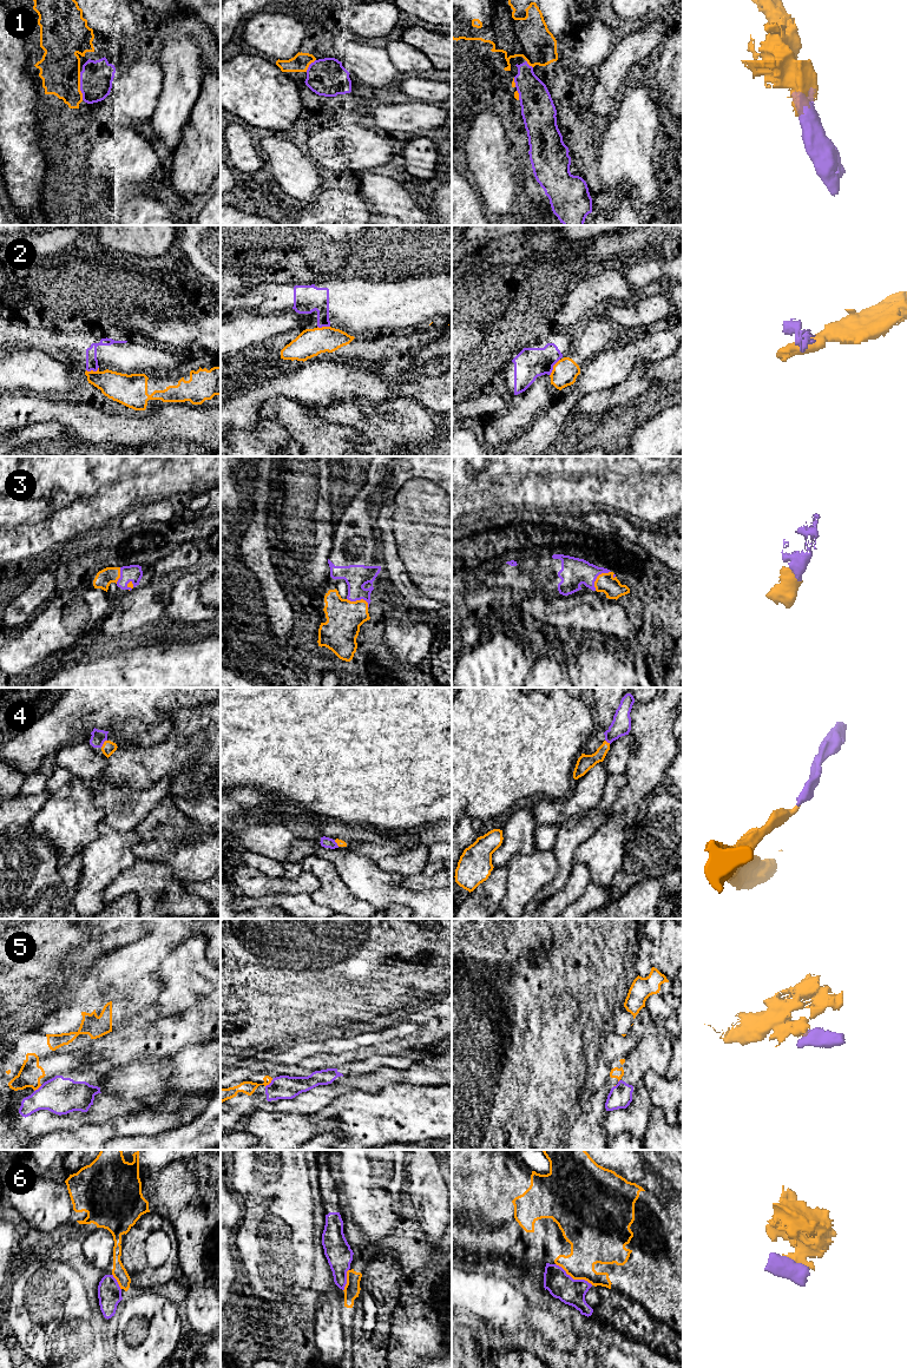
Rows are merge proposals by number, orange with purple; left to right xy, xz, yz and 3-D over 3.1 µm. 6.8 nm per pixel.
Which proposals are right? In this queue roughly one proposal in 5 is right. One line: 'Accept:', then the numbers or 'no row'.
Accept: 1, 3, 4

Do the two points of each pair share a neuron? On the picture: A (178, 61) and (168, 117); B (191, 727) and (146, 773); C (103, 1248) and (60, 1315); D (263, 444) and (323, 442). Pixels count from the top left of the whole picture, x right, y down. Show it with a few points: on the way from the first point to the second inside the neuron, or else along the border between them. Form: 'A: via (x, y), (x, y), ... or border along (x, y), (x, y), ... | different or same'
A: via (177, 76), (177, 99), (175, 103) | same
B: via (181, 738), (158, 761) | same
C: border along (81, 1244), (85, 1257), (102, 1270) | different
D: border along (278, 422), (291, 440) | different

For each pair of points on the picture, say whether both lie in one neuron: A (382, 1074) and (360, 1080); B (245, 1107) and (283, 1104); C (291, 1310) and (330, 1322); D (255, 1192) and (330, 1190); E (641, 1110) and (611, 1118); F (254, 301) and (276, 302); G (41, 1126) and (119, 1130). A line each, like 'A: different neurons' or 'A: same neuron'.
A: same neuron
B: different neurons
C: different neurons
D: different neurons
E: same neuron
F: different neurons
G: different neurons

